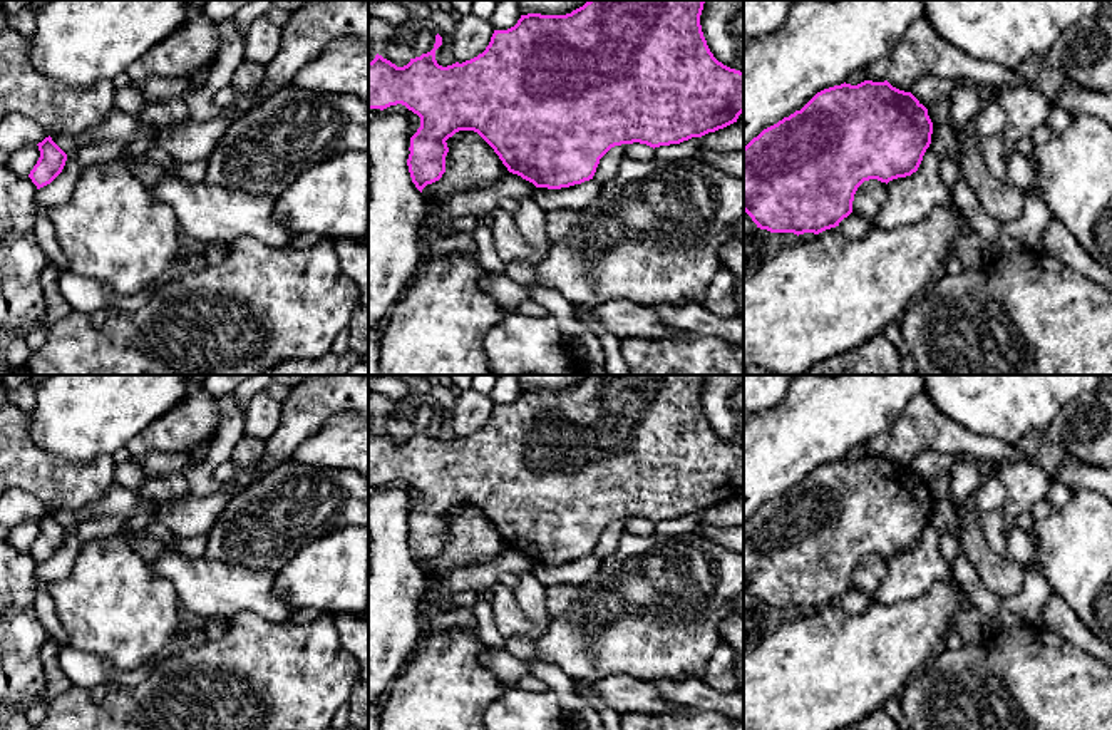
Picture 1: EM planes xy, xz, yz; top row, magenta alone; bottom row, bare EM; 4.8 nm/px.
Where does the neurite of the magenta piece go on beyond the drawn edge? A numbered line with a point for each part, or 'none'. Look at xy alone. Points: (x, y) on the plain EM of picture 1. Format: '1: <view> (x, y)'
none

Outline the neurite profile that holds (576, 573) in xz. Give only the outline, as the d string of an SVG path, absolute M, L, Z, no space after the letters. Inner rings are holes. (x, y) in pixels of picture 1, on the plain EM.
M584 556L561 564L536 563L533 574L546 588L571 584L586 584L600 569L601 561L595 556Z

